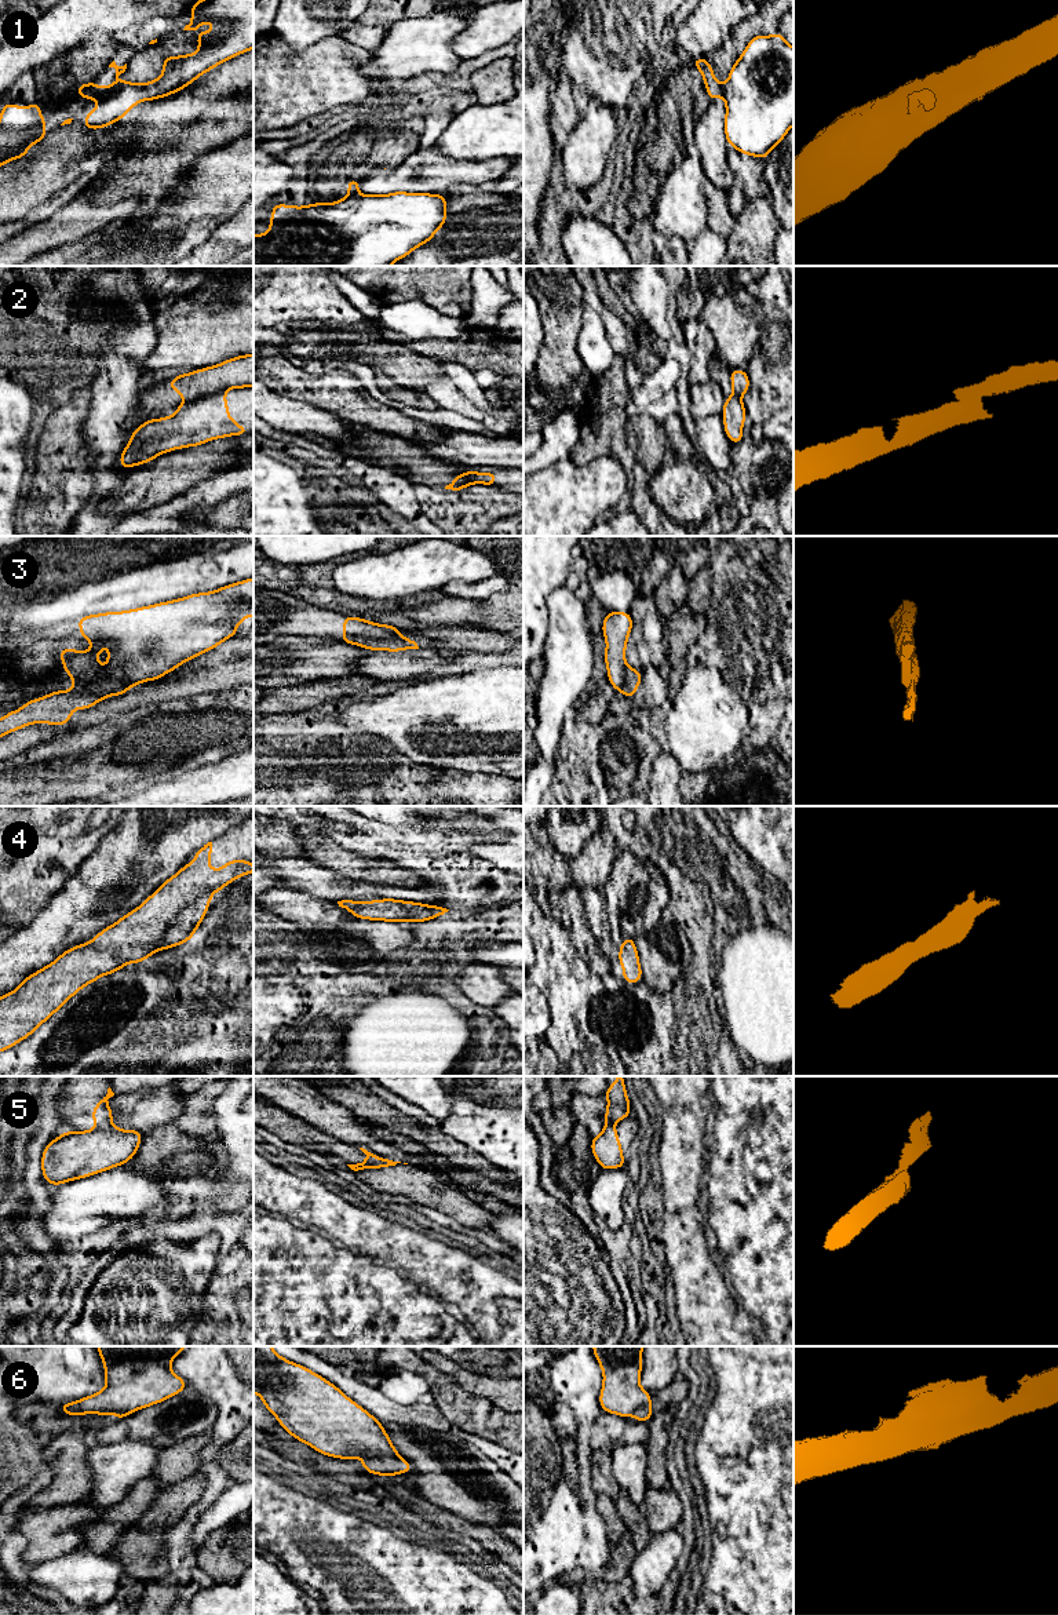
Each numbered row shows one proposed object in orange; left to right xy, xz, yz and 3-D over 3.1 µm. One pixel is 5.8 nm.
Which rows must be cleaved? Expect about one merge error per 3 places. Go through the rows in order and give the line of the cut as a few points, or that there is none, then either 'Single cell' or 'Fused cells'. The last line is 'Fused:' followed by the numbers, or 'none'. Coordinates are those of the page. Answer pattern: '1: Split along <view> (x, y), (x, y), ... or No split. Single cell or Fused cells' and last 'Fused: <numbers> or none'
1: Split along yz (721, 86), (722, 94). Fused cells
2: Split along xy (225, 390), (185, 401). Fused cells
3: Split along xy (141, 682), (128, 682), (106, 692), (73, 686). Fused cells
4: No split. Single cell
5: Split along xy (110, 1123), (97, 1127). Fused cells
6: Split along xz (400, 1457), (362, 1458). Fused cells
Fused: 1, 2, 3, 5, 6

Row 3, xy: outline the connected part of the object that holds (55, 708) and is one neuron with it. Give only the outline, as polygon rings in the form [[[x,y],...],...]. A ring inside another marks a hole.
[[[141,682],[120,686],[107,693],[80,685],[73,686],[72,690],[55,690],[47,696],[33,699],[0,718],[0,737],[32,723],[68,725],[74,710],[90,710],[109,696],[127,693],[132,685],[138,686]]]

